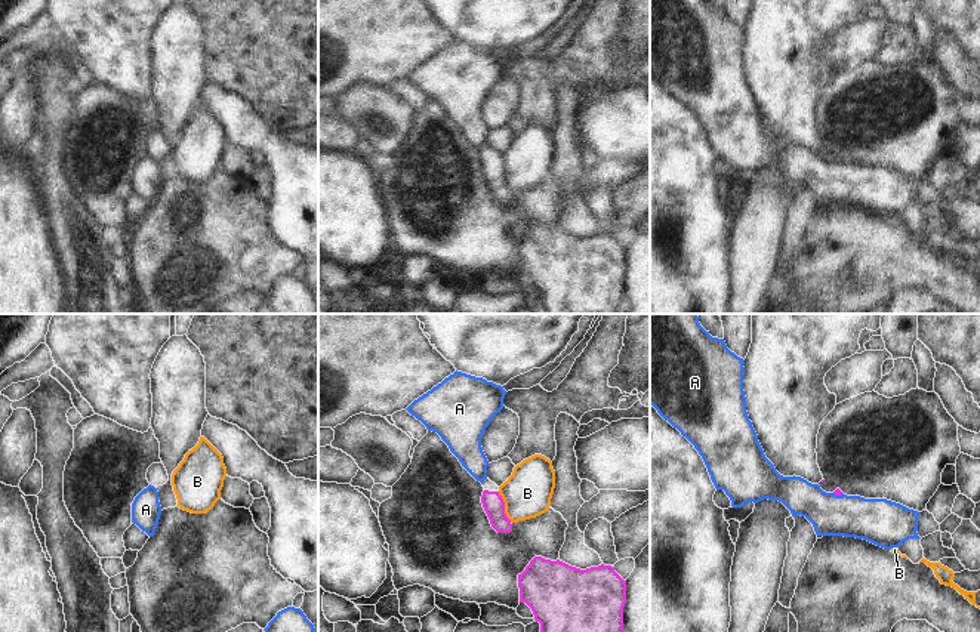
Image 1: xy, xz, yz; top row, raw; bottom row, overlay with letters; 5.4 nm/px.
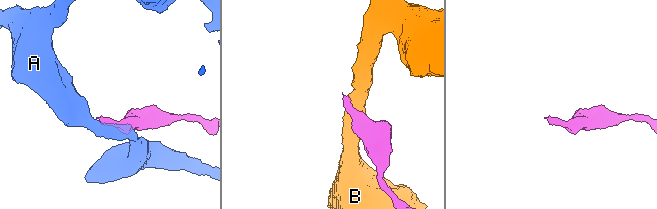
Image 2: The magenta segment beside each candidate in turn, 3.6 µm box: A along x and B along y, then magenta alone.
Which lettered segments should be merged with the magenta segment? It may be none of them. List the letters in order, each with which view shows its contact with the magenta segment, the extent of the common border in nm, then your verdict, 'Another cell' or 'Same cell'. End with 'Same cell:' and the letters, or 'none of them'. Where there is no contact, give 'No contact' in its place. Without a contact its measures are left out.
A: Touches magenta in yz. Shared border 60 nm. Another cell
B: Touches magenta in xz. Shared border 180 nm. Another cell
Same cell: none of them

